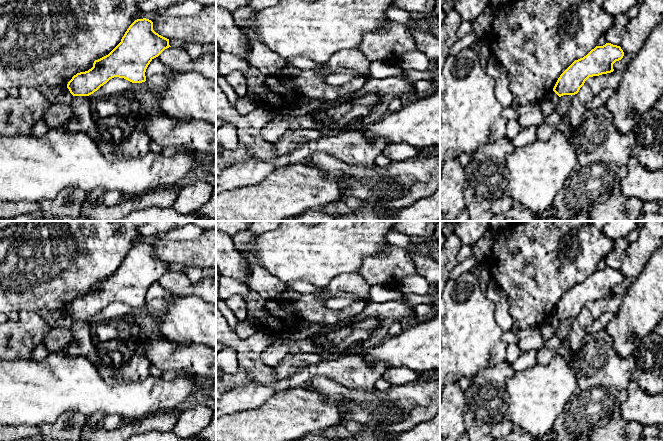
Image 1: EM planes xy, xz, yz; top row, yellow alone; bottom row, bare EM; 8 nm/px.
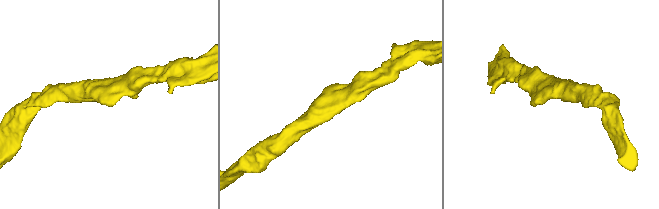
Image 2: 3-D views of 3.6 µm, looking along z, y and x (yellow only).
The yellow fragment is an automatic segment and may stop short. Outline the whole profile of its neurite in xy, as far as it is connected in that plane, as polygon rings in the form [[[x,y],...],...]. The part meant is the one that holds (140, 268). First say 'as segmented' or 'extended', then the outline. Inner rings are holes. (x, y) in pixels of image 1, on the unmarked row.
as segmented | [[[137,243],[108,279],[95,284],[88,295],[74,299],[67,312],[73,320],[89,320],[114,301],[145,306],[150,286],[169,271],[169,263],[153,254],[151,244]]]

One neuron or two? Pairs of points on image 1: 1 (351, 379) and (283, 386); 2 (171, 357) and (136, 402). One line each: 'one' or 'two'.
1: one
2: two

